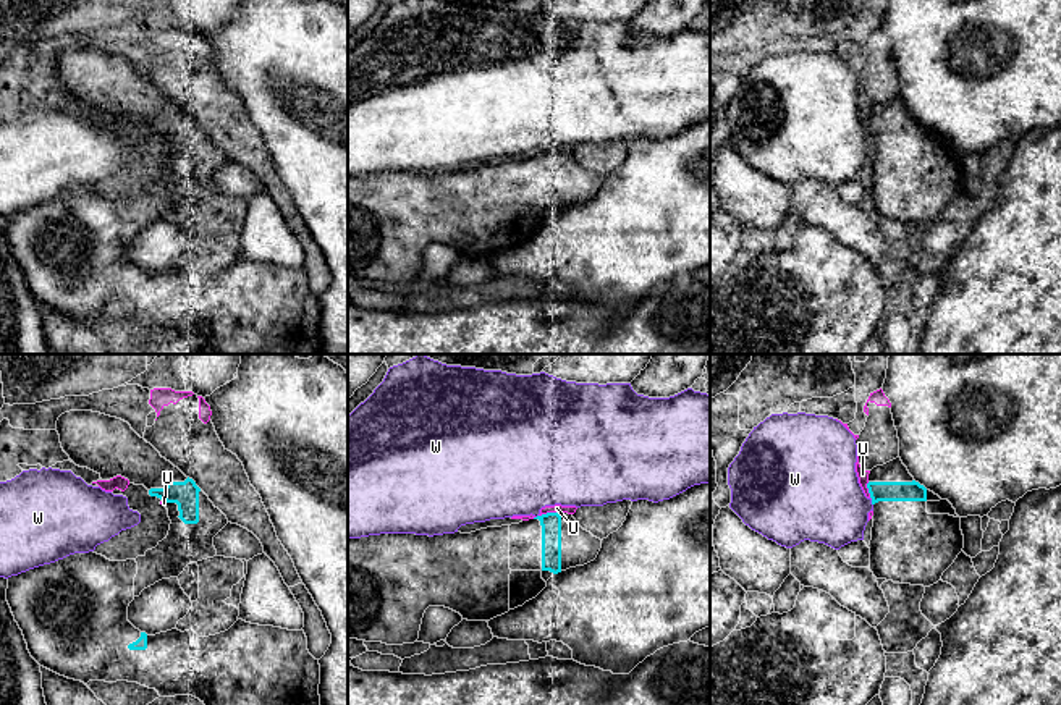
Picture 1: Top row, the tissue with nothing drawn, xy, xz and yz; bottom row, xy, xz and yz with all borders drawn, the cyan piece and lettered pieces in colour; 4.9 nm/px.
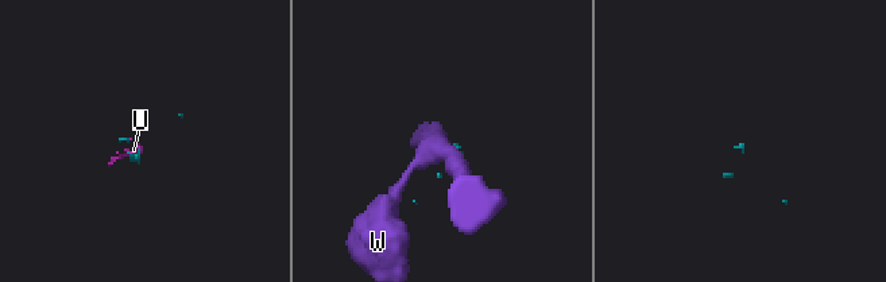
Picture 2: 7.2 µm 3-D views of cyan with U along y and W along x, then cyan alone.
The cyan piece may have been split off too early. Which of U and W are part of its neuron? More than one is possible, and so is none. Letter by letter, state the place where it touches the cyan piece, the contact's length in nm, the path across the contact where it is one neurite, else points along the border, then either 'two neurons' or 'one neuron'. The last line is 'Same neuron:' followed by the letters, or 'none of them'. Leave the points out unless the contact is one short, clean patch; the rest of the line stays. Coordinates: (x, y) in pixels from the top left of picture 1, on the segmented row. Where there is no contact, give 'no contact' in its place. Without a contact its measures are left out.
U: xz (549, 513) | 110 nm | two neurons
W: yz (872, 503) | 30 nm | two neurons
Same neuron: none of them

